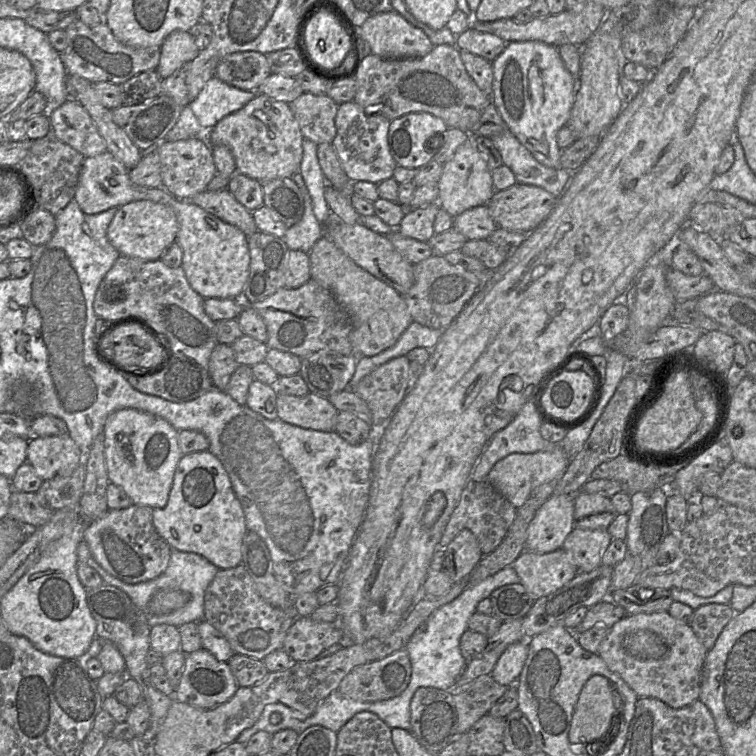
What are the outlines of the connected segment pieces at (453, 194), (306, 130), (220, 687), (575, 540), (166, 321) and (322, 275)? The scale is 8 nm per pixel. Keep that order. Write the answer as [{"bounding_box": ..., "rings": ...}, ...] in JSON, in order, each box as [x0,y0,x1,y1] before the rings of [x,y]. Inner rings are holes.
[{"bounding_box":[438,140,495,217],"rings":[[[469,140],[459,146],[450,160],[443,164],[443,172],[438,181],[438,204],[452,217],[481,205],[487,205],[495,188],[492,181],[492,170],[489,169],[476,145]]]},{"bounding_box":[289,92,338,145],"rings":[[[304,92],[289,107],[299,123],[301,133],[317,145],[332,143],[336,135],[338,104],[325,95]]]},{"bounding_box":[173,648,238,708],"rings":[[[201,648],[186,655],[184,669],[173,697],[198,708],[214,708],[228,701],[238,687],[227,662],[217,660],[209,651]]]},{"bounding_box":[562,528,611,572],"rings":[[[574,528],[566,537],[562,548],[579,572],[590,572],[602,564],[601,557],[611,540],[607,530]]]},{"bounding_box":[94,256,219,370],"rings":[[[119,256],[102,279],[94,299],[94,311],[99,318],[114,320],[135,316],[157,331],[175,355],[194,360],[208,370],[213,349],[219,343],[215,322],[204,311],[204,298],[188,283],[182,267],[170,268],[161,259],[143,261]]]},{"bounding_box":[309,236,413,356],"rings":[[[322,236],[309,252],[311,278],[329,290],[340,306],[349,315],[352,330],[349,334],[354,356],[375,356],[393,346],[404,331],[413,322],[404,297],[395,289],[382,282],[365,269],[357,265],[327,236]]]}]

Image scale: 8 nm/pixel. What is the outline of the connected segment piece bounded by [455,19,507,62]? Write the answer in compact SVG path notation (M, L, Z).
M471 19L471 26L463 33L456 36L455 46L458 48L458 50L466 50L472 54L481 56L486 60L493 62L505 50L507 43L496 35L486 33L472 27Z

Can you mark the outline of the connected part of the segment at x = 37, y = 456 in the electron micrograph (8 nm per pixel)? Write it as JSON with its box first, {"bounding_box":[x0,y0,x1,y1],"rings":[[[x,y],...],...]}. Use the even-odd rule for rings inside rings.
{"bounding_box":[26,433,84,481],"rings":[[[68,433],[56,436],[32,437],[28,441],[26,462],[32,466],[43,481],[46,481],[54,477],[71,475],[78,465],[84,463],[84,452]]]}

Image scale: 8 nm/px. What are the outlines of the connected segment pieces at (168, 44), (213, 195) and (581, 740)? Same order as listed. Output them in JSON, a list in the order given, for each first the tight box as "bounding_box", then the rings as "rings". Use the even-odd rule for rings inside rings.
[{"bounding_box":[155,31,200,79],"rings":[[[173,31],[164,39],[160,47],[159,63],[155,70],[162,79],[167,78],[177,69],[193,61],[200,51],[195,37],[190,32]]]},{"bounding_box":[190,188,258,236],"rings":[[[226,188],[219,191],[205,190],[190,200],[194,204],[242,230],[247,236],[258,231],[252,212],[240,204]]]},{"bounding_box":[569,675,617,746],"rings":[[[602,675],[591,676],[584,684],[569,730],[572,745],[602,746],[617,719],[611,682]]]}]

